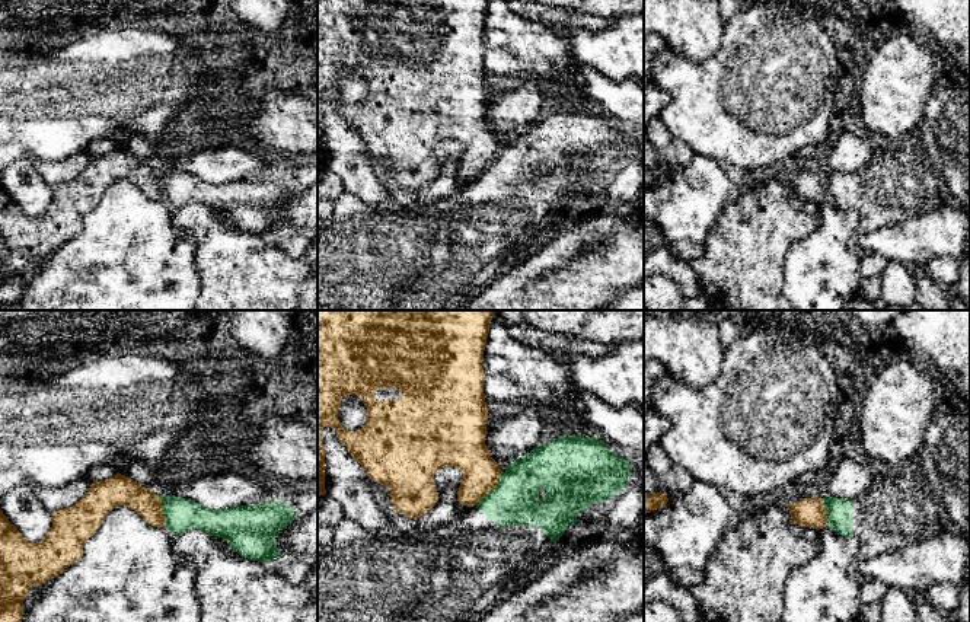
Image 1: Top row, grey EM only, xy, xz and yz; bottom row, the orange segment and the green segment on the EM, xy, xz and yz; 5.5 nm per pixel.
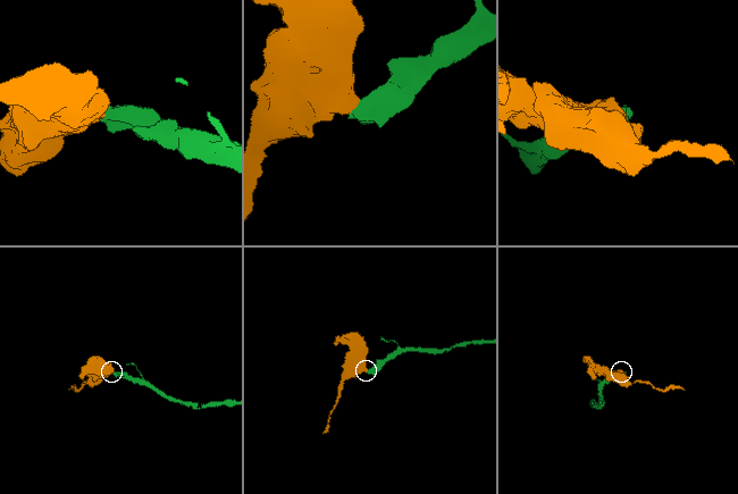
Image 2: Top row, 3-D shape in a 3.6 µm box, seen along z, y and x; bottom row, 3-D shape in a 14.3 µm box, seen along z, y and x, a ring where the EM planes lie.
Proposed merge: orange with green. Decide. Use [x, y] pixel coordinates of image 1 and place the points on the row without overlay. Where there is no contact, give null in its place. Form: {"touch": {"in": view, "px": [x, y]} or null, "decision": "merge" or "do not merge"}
{"touch": {"in": "xz", "px": [491, 163]}, "decision": "do not merge"}

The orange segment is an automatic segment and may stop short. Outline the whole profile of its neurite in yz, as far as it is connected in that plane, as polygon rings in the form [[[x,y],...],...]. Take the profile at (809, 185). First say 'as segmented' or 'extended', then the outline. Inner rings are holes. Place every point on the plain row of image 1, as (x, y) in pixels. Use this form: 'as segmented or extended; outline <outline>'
as segmented; outline [[[803,172],[786,179],[794,198],[816,204],[827,200],[824,172]]]

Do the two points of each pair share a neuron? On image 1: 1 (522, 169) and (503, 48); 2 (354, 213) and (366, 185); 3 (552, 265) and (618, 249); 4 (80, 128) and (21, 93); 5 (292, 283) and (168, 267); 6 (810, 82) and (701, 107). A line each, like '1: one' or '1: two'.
1: two
2: two
3: one
4: one
5: two
6: one

